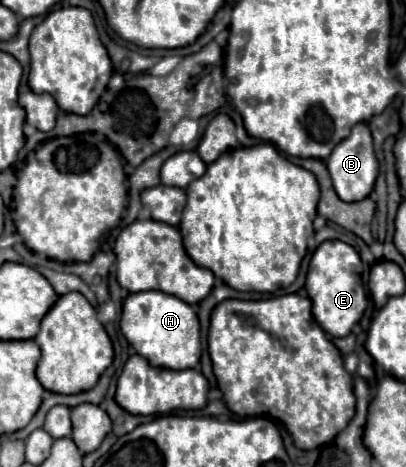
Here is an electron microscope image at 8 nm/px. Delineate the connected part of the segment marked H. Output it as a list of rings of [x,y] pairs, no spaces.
[[[158,290],[136,292],[124,300],[120,330],[134,350],[152,366],[172,370],[196,368],[200,362],[200,322],[192,306],[184,300]]]

